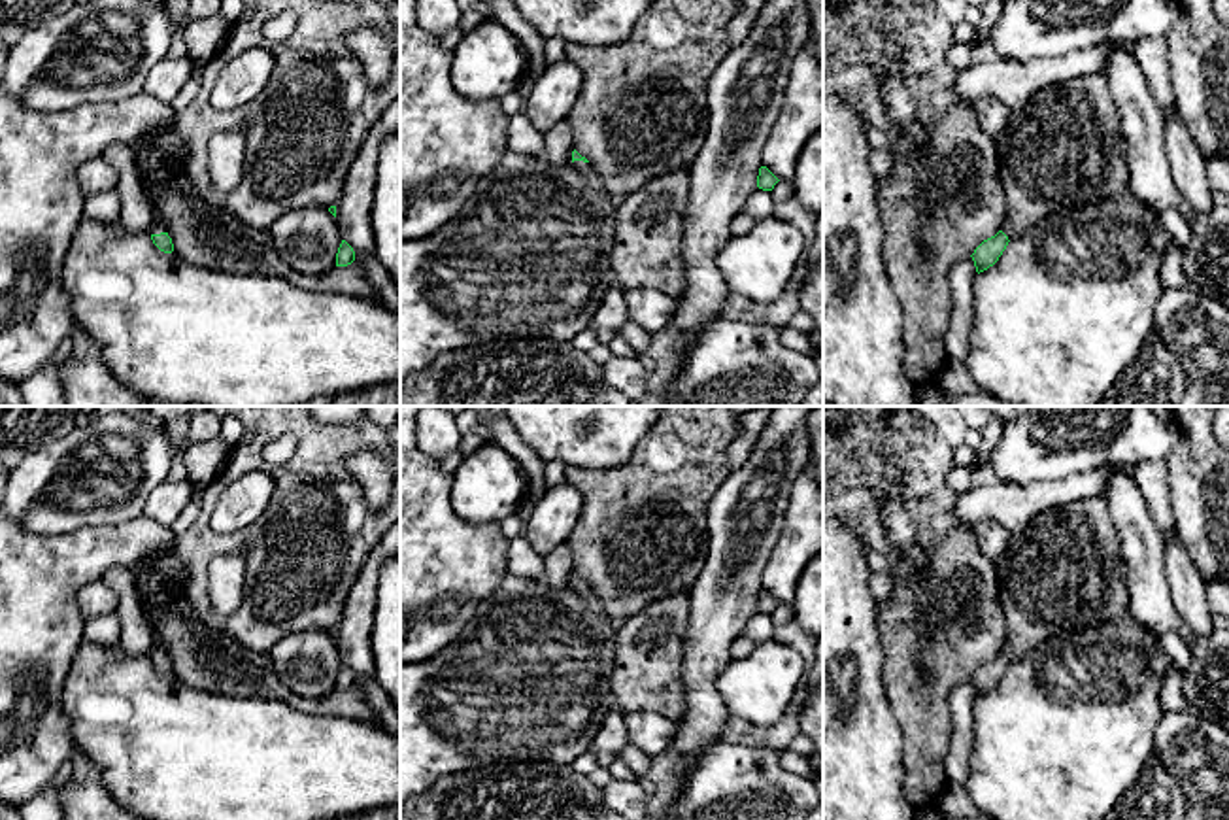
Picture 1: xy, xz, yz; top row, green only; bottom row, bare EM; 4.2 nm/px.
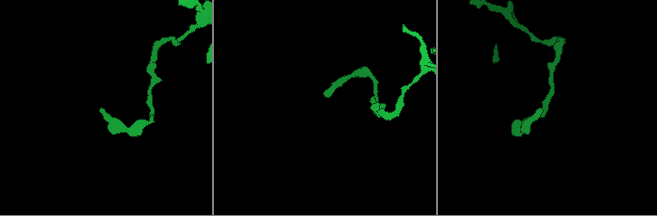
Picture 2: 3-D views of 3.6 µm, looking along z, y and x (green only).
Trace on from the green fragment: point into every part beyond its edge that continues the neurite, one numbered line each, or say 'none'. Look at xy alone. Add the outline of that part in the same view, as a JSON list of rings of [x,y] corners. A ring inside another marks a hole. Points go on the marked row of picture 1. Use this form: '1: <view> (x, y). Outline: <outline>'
1: xy (159, 159). Outline: [[[170,125],[155,136],[142,140],[134,151],[136,166],[153,208],[153,227],[149,232],[166,232],[166,227],[155,215],[157,200],[162,196],[164,187],[176,183],[179,172],[187,170],[187,142],[177,134],[176,125]]]

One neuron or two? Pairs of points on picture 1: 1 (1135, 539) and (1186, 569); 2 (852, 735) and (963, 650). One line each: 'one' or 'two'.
1: two
2: two

